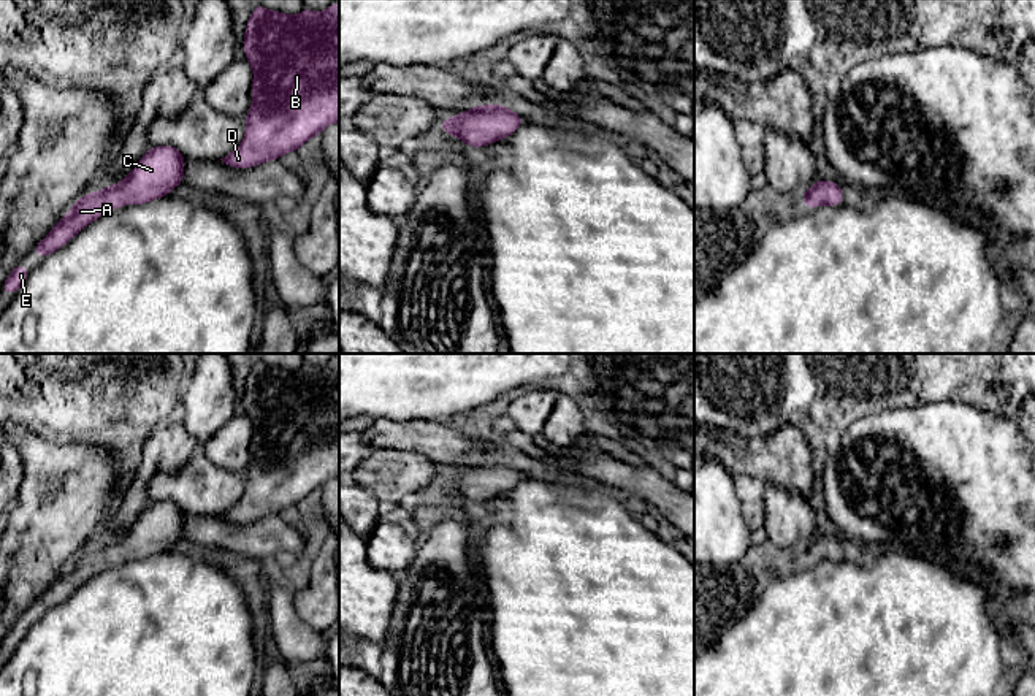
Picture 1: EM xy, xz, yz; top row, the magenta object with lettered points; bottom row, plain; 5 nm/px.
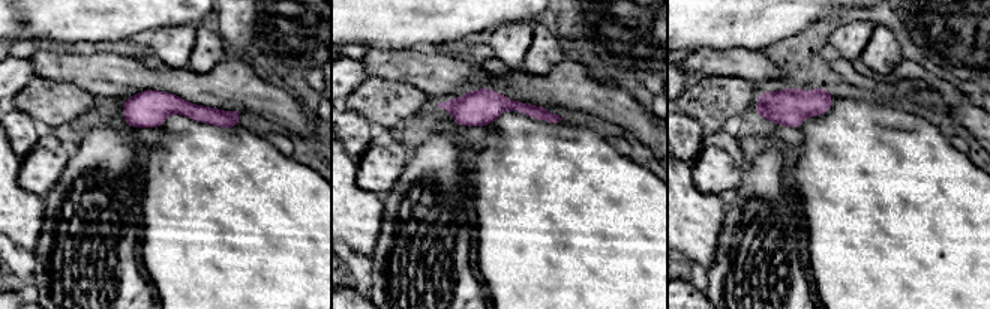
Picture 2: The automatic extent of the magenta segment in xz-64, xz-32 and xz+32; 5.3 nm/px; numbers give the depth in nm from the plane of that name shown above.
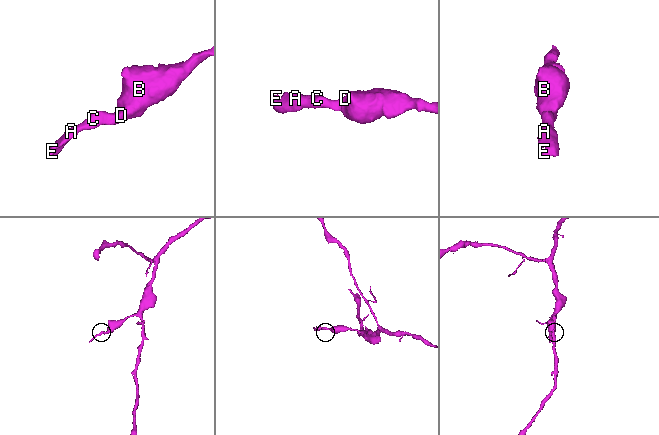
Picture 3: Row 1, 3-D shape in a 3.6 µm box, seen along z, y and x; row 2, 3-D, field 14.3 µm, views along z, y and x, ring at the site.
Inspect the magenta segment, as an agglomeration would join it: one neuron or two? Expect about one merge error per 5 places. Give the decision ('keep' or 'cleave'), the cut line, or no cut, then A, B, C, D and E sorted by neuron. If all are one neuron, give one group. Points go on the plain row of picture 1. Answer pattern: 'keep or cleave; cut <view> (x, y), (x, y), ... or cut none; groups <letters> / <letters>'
keep; cut none; groups A B C D E

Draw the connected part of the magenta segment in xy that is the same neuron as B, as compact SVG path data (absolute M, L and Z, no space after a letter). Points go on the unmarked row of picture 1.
M339 357L317 368L303 363L290 371L257 360L246 377L243 393L246 415L254 426L250 450L252 461L244 472L246 488L241 499L220 514L231 523L252 523L268 515L279 515L287 507L295 507L311 493L319 491L330 479L339 477Z

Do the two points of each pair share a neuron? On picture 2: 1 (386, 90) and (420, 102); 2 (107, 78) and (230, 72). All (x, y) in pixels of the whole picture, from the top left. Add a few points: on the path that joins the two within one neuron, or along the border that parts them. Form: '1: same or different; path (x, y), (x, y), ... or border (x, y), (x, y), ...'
1: same; path (395, 99), (411, 101)
2: same; path (137, 78), (200, 81)

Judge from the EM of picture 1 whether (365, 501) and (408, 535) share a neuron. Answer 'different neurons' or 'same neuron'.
same neuron

